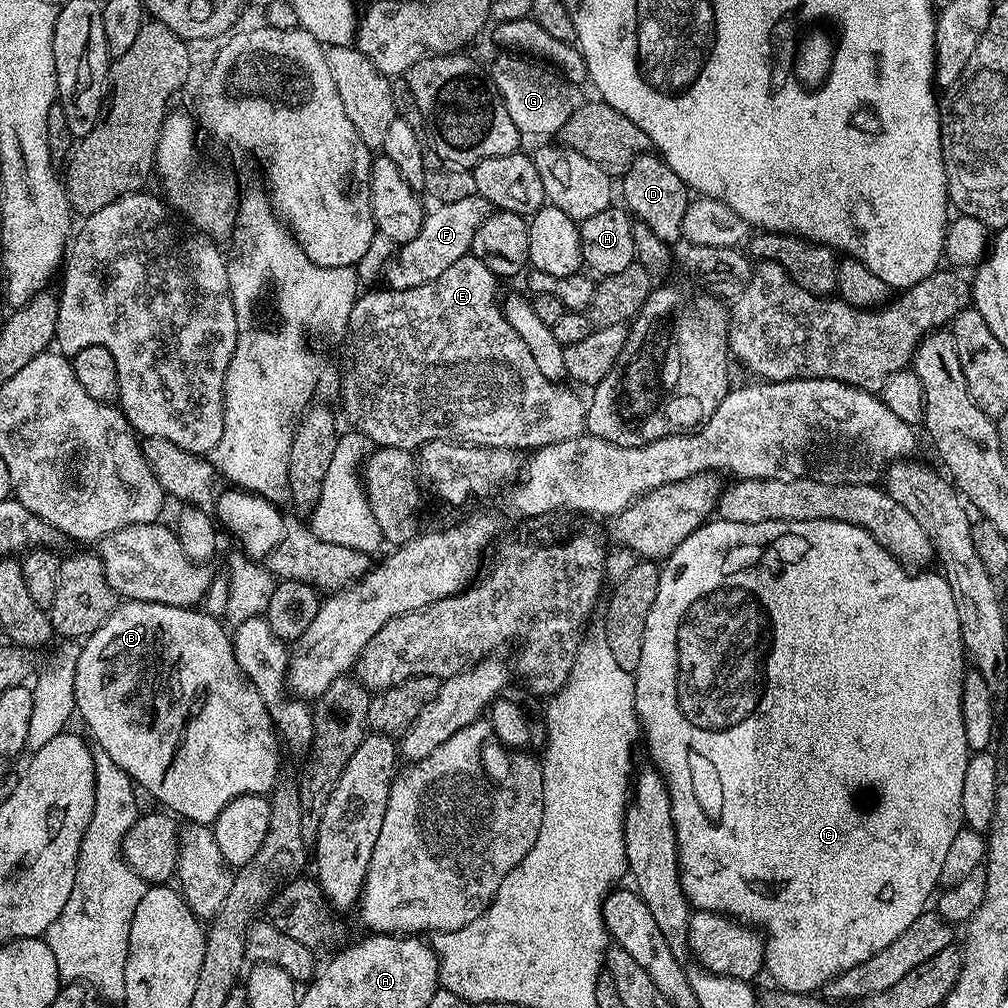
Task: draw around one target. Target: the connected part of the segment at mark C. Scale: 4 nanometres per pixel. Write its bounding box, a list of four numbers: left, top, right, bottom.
[634,518,970,992]

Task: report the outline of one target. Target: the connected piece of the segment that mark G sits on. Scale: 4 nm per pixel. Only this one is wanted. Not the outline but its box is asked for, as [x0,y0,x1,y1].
[488,52,582,138]

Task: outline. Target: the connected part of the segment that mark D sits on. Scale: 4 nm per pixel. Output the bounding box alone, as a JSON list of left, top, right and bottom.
[622,151,690,242]

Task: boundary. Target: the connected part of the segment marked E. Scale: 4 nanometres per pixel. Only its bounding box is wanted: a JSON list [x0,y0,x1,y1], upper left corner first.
[340,255,586,450]

